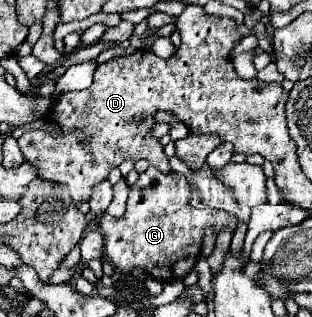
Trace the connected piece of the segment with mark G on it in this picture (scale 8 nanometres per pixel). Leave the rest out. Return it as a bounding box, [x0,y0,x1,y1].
[99,167,237,281]

